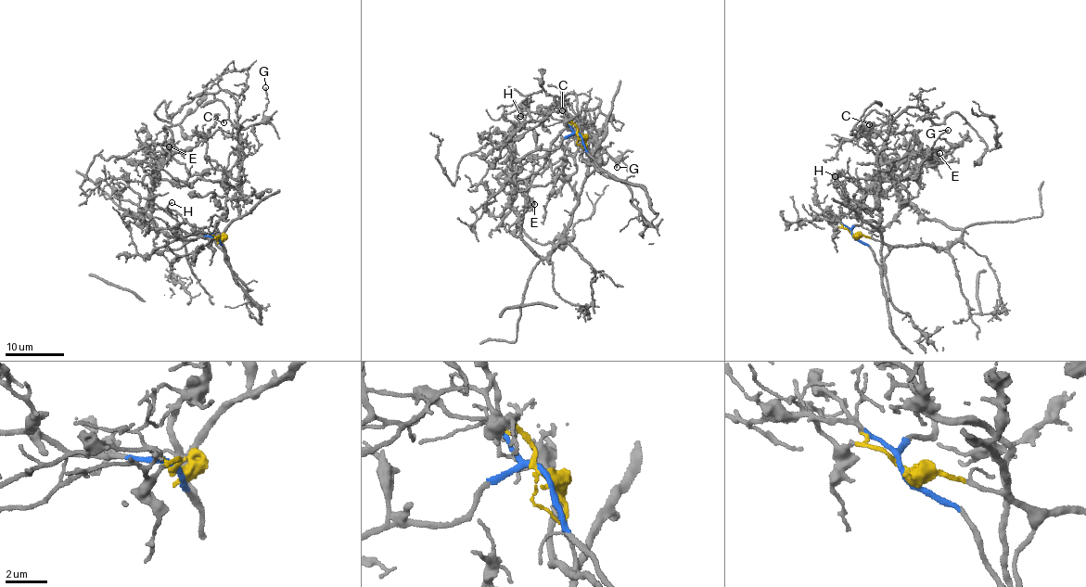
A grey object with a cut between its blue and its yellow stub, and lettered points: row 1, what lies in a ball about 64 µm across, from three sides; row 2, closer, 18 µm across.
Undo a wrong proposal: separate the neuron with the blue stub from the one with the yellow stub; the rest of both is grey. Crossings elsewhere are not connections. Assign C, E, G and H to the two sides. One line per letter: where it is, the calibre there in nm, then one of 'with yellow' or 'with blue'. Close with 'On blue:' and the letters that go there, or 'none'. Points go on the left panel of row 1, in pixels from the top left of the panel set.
C: (223, 122) | 130 nm | with yellow
E: (169, 146) | 200 nm | with blue
G: (265, 87) | 190 nm | with blue
H: (172, 202) | 130 nm | with blue
On blue: E, G, H

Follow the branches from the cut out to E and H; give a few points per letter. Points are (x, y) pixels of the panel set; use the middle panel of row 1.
E: (580, 136), (596, 166), (582, 159), (579, 125), (568, 128), (530, 174), (527, 210), (535, 204)
H: (580, 136), (569, 133), (557, 147), (540, 147), (535, 133), (517, 120), (517, 115), (521, 116)

